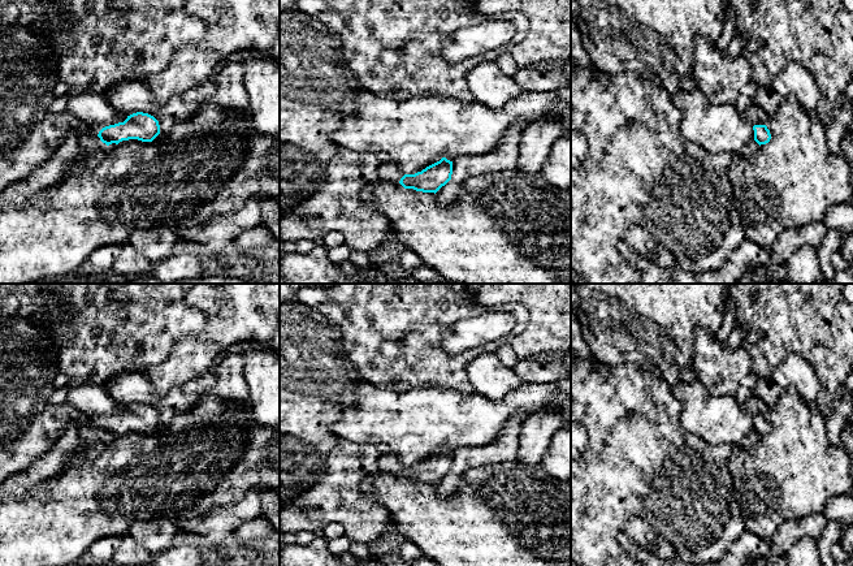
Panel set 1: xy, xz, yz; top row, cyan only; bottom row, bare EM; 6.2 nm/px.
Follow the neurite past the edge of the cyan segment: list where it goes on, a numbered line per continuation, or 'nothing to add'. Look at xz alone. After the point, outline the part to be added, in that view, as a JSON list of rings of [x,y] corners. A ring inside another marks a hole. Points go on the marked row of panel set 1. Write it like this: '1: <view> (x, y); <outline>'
1: xz (388, 172); [[[393,163],[380,164],[377,168],[377,181],[389,182],[395,186],[403,187],[399,181],[403,177],[403,172]]]

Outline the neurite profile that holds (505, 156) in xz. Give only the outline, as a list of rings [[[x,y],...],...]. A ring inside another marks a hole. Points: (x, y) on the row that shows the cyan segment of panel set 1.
[[[523,122],[508,128],[499,146],[488,155],[459,156],[453,161],[451,180],[442,186],[436,198],[441,207],[453,206],[466,178],[516,168],[519,144],[525,130]]]

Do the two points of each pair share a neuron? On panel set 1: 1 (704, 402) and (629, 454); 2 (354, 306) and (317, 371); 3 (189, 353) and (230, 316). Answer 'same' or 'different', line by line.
1: different
2: different
3: same

